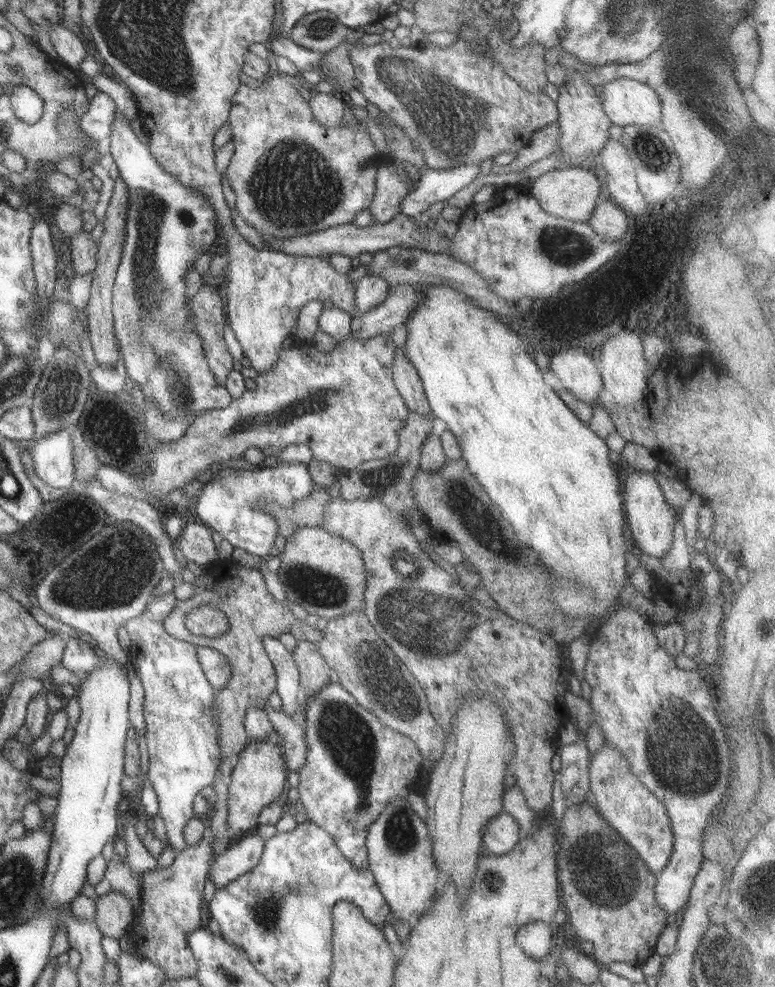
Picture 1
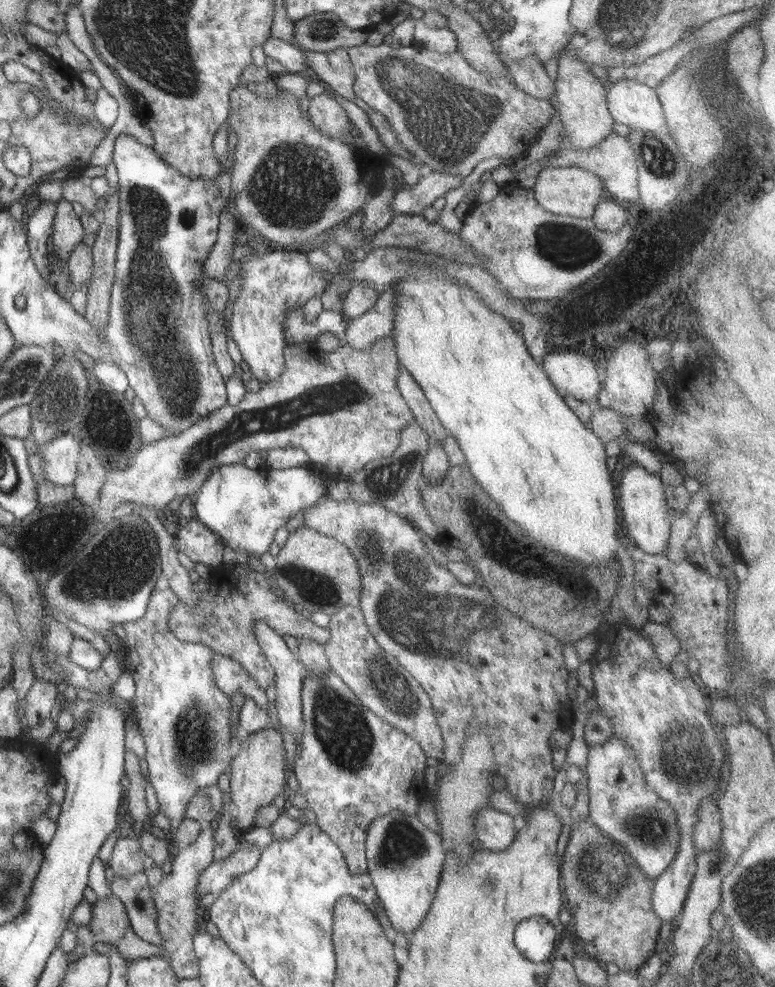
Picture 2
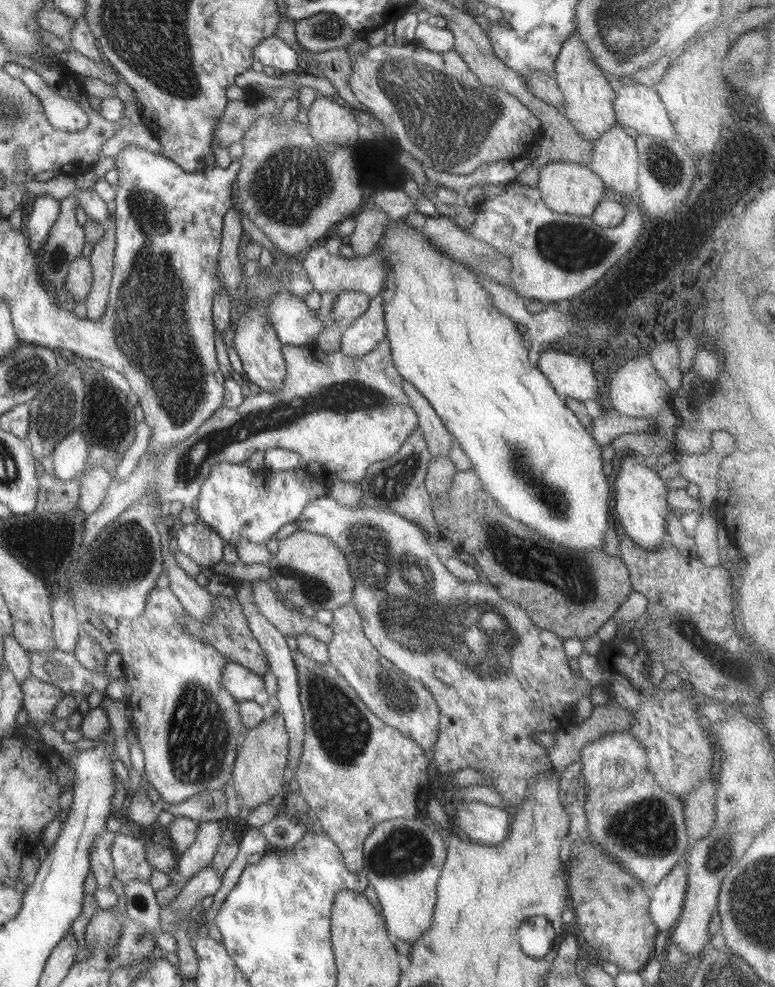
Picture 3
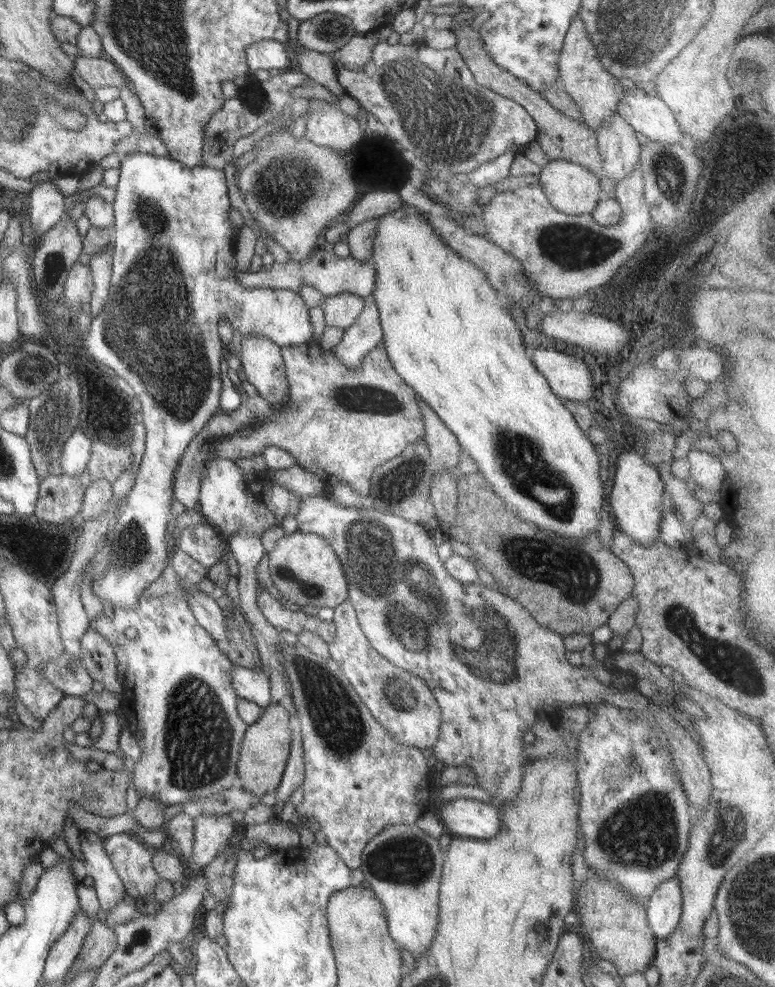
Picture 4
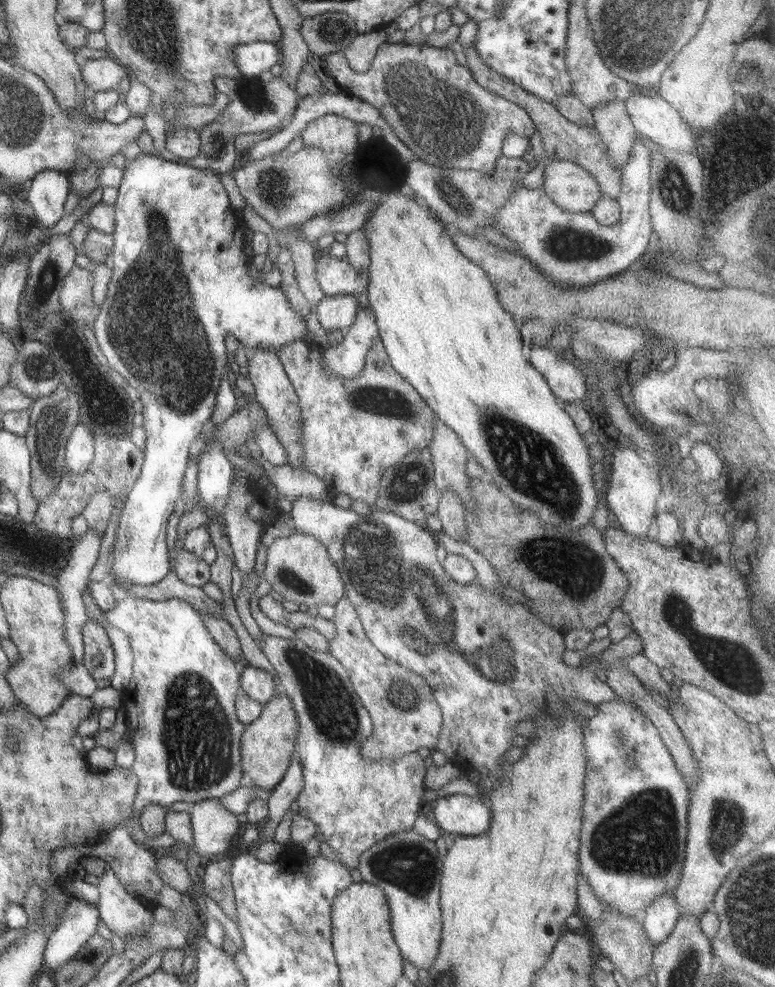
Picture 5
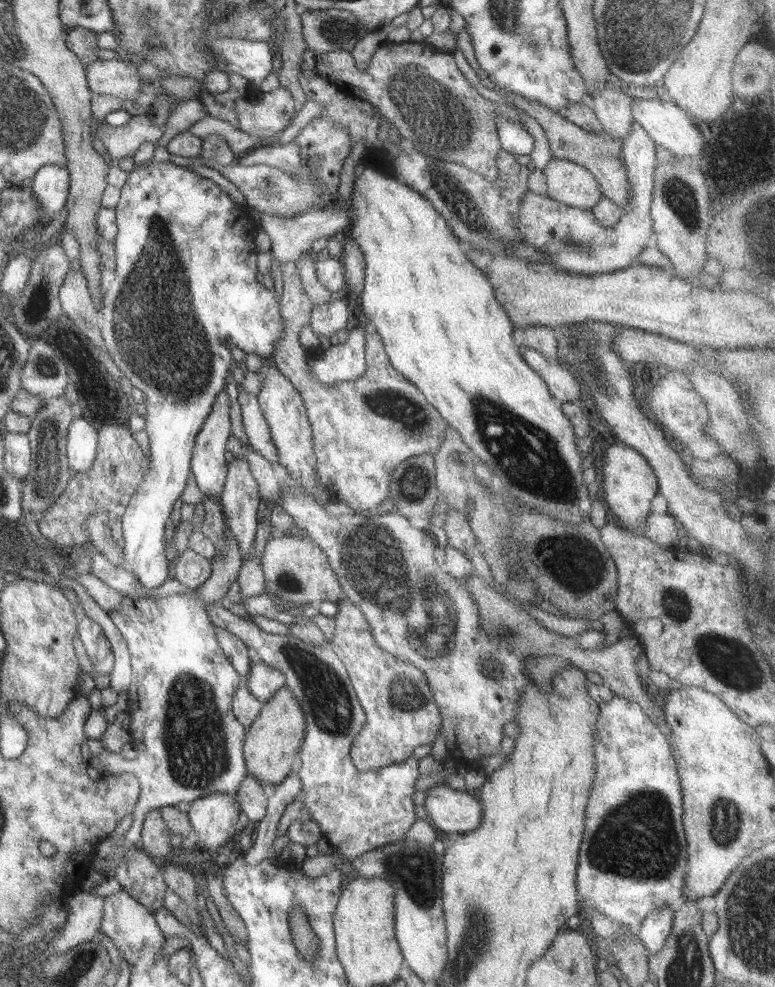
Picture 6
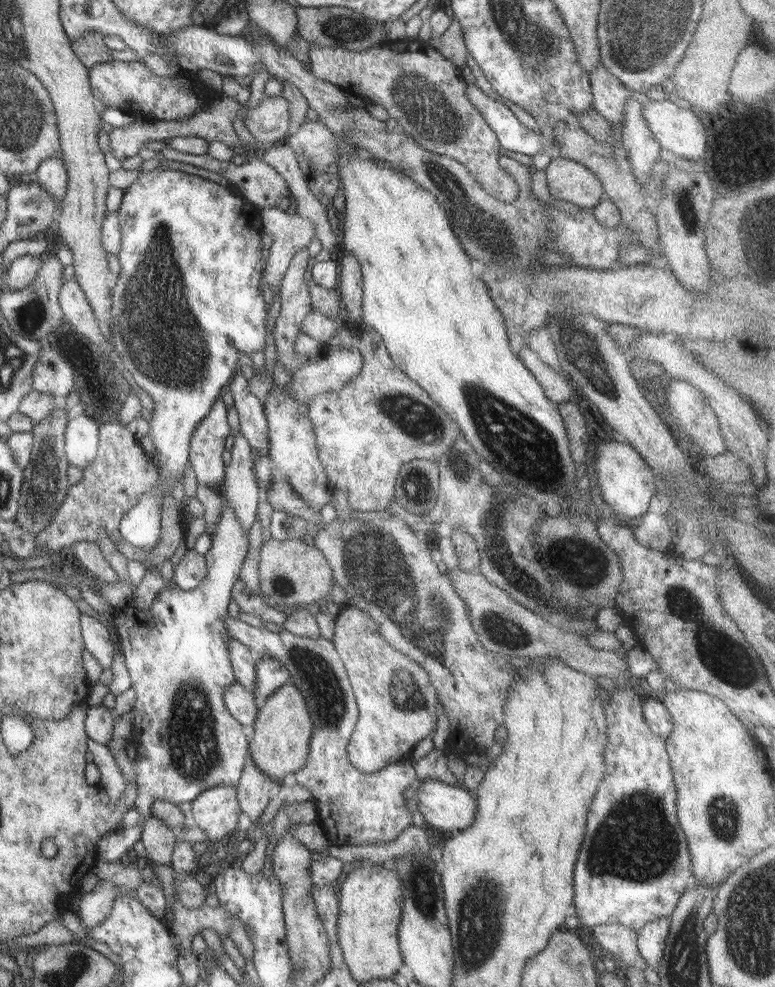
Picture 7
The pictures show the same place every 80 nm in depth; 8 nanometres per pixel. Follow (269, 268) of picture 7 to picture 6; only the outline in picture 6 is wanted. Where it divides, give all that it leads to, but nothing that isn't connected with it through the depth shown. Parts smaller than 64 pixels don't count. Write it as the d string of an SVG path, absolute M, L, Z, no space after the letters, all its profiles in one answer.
M331 207L312 208L297 217L290 218L262 213L260 222L260 230L264 230L271 238L270 252L278 262L281 262L281 266L285 262L296 261L303 252L311 251L314 240L322 236L332 237L337 231L342 232L343 228L350 227L353 223L346 210Z

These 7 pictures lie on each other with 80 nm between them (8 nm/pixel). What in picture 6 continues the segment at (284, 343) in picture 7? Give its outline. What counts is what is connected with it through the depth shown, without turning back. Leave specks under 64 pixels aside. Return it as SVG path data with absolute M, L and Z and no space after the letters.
M294 261L294 268L297 268L296 272L286 272L284 274L284 282L282 282L282 296L280 296L279 309L281 314L281 319L283 322L283 331L280 335L280 340L275 344L271 358L274 358L276 363L276 368L294 385L294 388L298 390L303 398L304 404L307 408L307 413L309 414L309 419L313 428L312 442L314 447L314 454L317 458L317 464L315 470L318 475L318 482L326 488L327 491L332 492L332 494L344 495L343 502L349 507L352 507L355 512L367 512L369 514L373 513L378 509L378 507L388 499L388 487L390 487L390 480L392 473L396 470L396 467L404 462L407 458L417 457L422 454L436 454L440 447L442 446L445 437L446 429L449 424L446 424L446 420L440 416L439 410L432 406L427 398L423 396L422 391L410 382L402 373L399 373L391 360L388 358L387 352L385 351L385 346L383 345L383 340L381 336L376 332L367 332L365 334L365 357L367 358L367 367L365 373L357 378L355 381L340 381L336 386L329 386L328 384L320 383L317 378L315 378L314 373L311 372L310 368L310 354L306 352L306 346L302 345L299 341L299 334L301 330L308 326L311 317L311 312L314 305L310 302L306 294L304 294L304 288L302 288L302 279L300 273L298 272L299 262Z

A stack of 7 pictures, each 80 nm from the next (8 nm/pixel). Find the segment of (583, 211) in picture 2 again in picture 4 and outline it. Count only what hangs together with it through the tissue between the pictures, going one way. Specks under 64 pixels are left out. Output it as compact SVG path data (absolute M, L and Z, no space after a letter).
M565 160L549 161L539 172L539 184L552 206L569 215L589 215L602 190L596 174Z

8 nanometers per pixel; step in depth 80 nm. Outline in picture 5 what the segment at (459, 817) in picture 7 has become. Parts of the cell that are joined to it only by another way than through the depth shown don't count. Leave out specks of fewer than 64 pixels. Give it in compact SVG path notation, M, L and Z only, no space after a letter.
M460 793L439 797L433 802L436 824L456 835L474 836L490 826L490 807L482 798Z

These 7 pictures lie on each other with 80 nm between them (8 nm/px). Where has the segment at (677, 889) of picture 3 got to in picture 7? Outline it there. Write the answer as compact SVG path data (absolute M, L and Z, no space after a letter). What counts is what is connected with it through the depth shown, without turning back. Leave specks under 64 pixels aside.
M669 917L653 920L637 932L637 947L642 958L650 969L660 965L665 942L669 933Z

